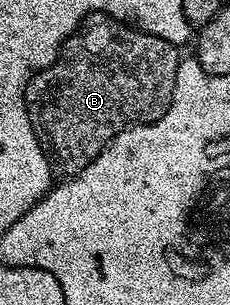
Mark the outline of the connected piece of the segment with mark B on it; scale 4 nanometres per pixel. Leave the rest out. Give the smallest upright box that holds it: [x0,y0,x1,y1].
[26,16,181,174]

